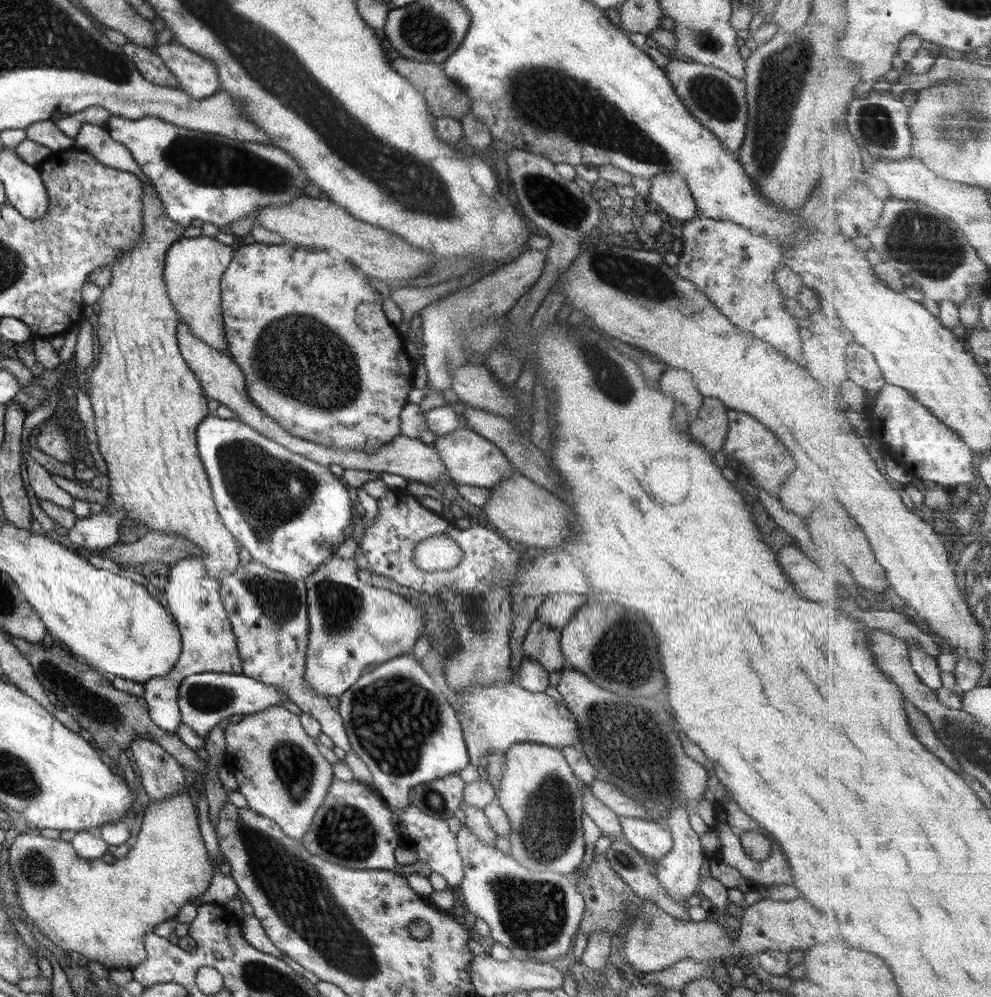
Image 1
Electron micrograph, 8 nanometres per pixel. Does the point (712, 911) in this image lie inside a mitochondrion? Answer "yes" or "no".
no

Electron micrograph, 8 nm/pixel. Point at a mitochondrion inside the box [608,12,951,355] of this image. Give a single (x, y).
(780, 79)

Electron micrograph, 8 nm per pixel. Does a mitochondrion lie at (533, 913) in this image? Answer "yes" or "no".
yes

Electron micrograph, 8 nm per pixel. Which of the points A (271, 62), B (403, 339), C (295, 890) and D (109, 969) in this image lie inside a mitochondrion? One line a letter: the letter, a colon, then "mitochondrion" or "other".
A: mitochondrion
B: other
C: mitochondrion
D: other

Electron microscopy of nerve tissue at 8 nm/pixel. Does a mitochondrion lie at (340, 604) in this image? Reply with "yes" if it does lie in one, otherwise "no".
yes

